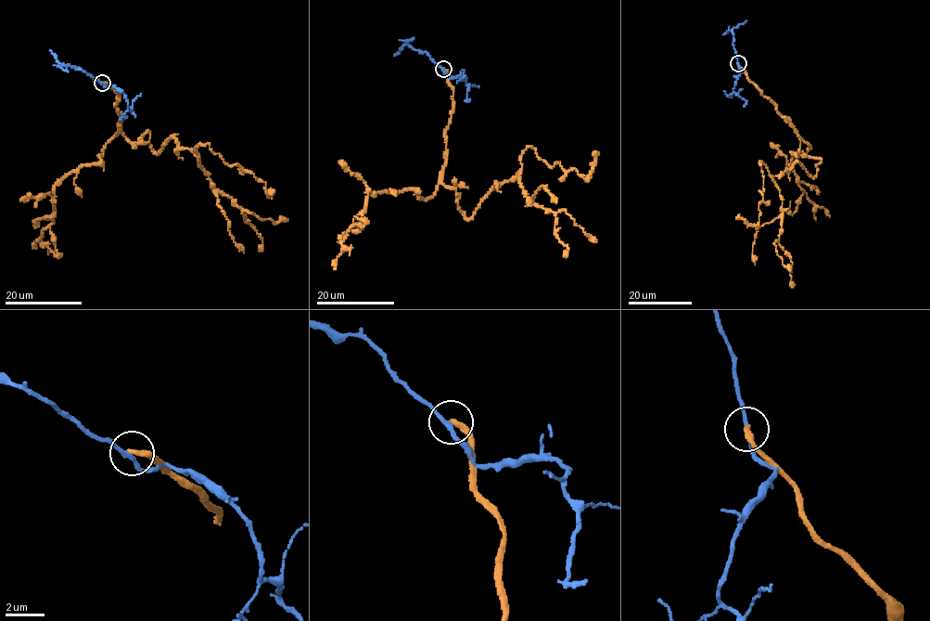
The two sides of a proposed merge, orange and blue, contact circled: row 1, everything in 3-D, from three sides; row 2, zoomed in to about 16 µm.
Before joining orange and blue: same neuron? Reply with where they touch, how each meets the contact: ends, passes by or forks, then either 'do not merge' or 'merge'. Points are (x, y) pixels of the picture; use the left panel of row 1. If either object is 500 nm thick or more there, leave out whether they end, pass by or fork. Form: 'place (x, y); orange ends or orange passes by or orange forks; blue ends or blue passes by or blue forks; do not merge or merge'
place (102, 83); orange ends; blue passes by; do not merge

